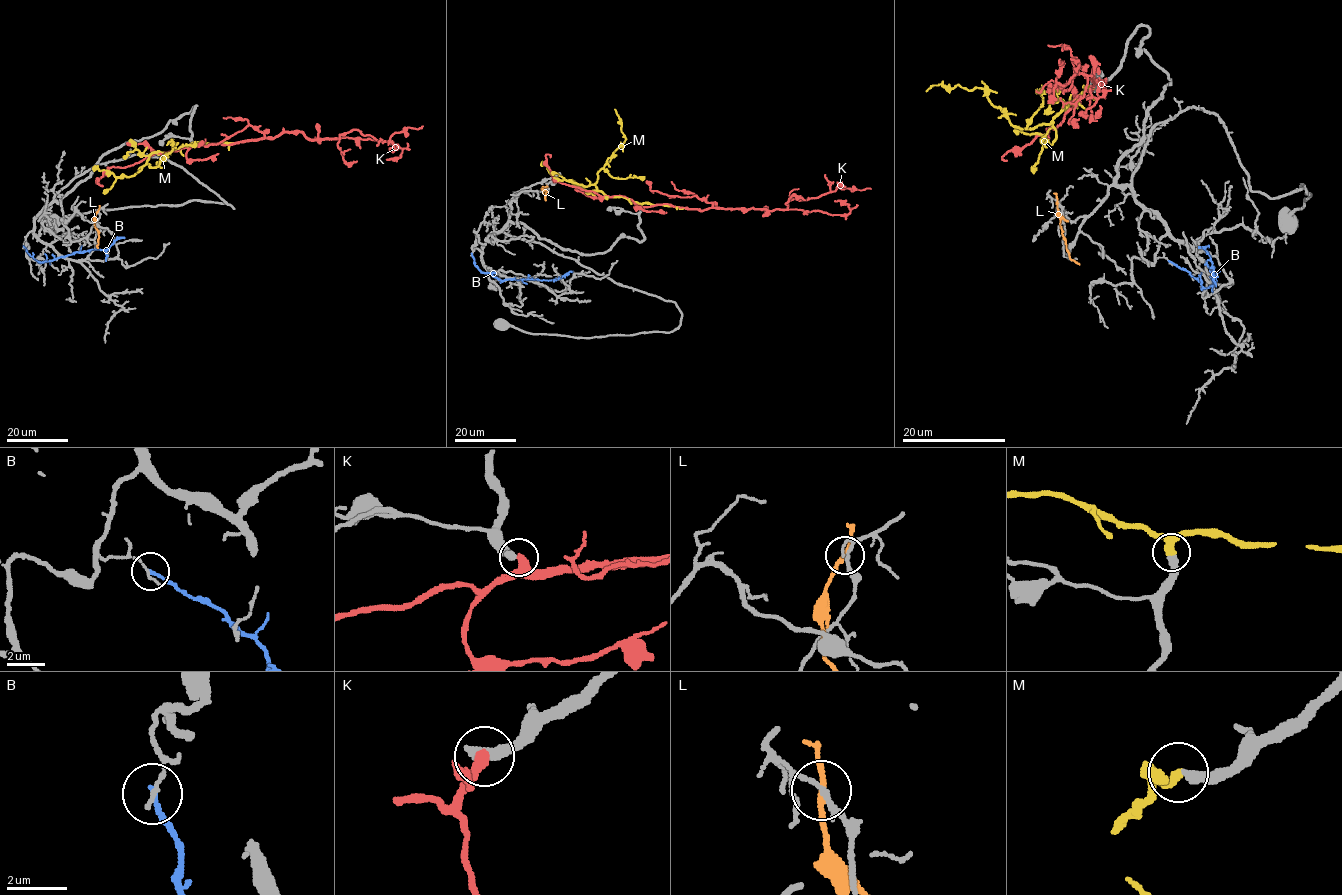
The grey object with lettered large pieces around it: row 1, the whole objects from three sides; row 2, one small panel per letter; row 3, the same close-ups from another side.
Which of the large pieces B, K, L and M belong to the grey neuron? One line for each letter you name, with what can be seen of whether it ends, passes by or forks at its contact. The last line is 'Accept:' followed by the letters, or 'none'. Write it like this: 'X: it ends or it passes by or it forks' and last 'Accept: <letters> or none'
M: it passes by
Accept: M

